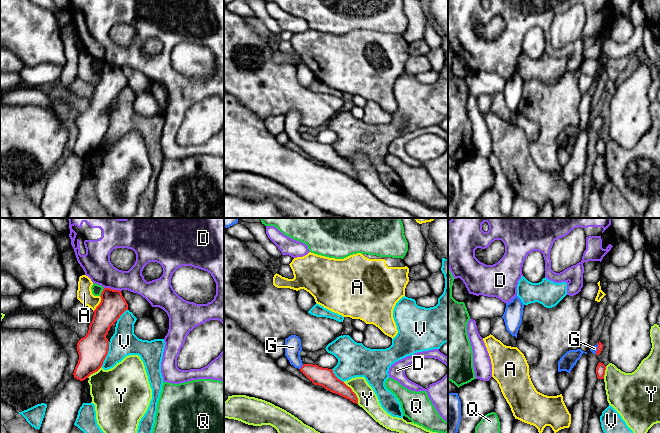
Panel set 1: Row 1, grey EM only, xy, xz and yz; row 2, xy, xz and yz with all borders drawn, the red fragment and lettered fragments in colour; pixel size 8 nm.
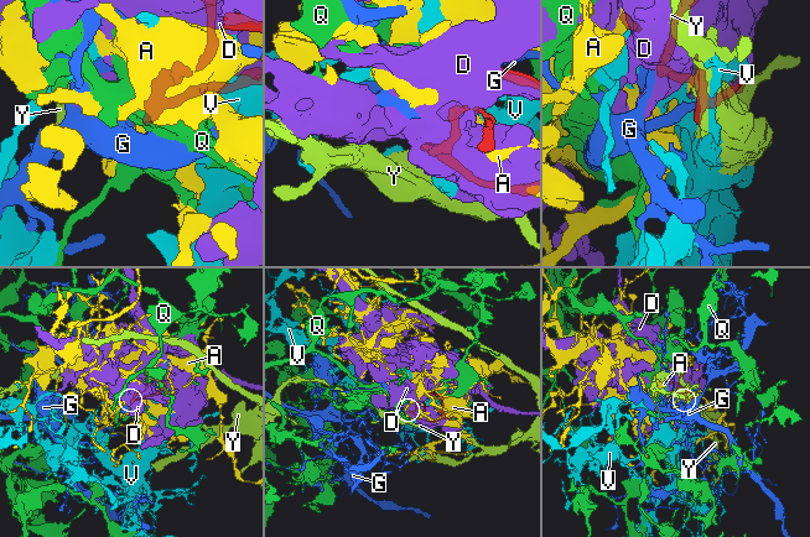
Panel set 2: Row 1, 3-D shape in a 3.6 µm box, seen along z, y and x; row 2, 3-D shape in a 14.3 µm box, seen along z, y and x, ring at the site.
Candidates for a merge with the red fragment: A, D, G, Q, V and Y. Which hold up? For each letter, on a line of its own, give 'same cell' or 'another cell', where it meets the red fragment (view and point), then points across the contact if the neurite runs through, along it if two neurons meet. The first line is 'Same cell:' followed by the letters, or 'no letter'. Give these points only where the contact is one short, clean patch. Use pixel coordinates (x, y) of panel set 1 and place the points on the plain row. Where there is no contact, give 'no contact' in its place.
Same cell: G
A: another cell | xy (99, 80)
D: another cell | xy (112, 65)
G: same cell | xz (302, 142) | across xz (324, 153), (302, 142), (293, 132), (293, 123)
Q: another cell | xy (102, 68)
V: another cell | xy (107, 129)
Y: another cell | xz (353, 168)

